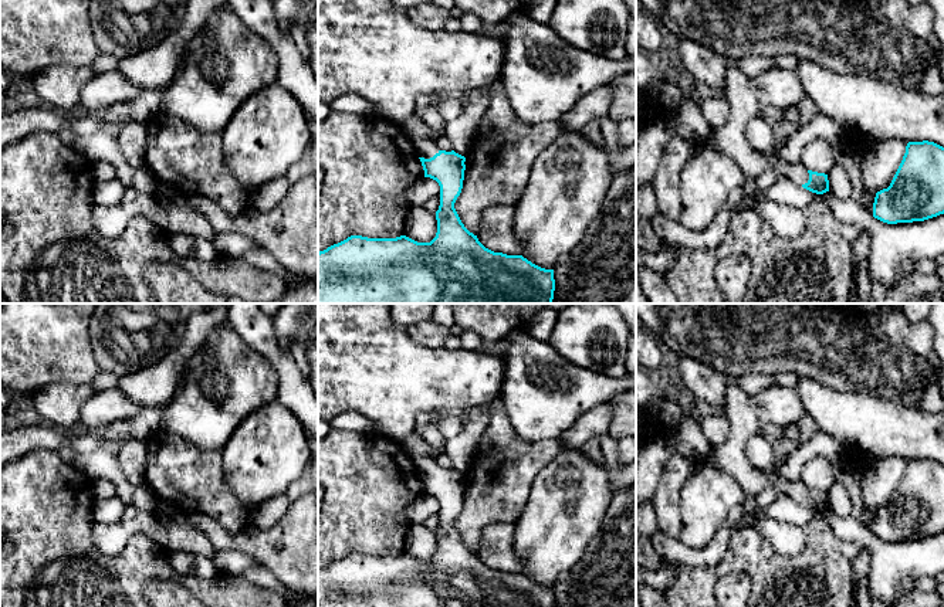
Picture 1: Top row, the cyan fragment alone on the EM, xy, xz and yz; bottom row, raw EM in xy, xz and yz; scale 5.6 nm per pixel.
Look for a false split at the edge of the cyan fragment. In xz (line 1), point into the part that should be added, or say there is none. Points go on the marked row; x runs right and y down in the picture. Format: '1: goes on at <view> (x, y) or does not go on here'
1: goes on at xz (425, 148)

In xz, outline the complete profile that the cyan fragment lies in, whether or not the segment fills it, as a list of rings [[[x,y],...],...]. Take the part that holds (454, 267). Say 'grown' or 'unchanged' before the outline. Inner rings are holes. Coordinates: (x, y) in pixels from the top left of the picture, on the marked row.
grown; [[[424,138],[412,139],[422,162],[424,177],[440,186],[436,211],[437,233],[430,243],[417,243],[406,235],[368,238],[351,235],[318,252],[318,304],[552,304],[554,269],[541,268],[522,255],[507,255],[485,248],[461,223],[454,203],[461,193],[466,157],[454,150],[440,150]]]

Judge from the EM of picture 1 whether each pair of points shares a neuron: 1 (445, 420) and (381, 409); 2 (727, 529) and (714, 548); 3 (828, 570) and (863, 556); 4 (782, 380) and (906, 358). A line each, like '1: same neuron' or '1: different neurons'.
1: different neurons
2: same neuron
3: different neurons
4: different neurons

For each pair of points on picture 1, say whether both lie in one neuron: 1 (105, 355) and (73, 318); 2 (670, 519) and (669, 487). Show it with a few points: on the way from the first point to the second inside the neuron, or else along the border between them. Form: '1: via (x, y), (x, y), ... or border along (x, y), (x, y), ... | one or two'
1: border along (90, 318), (90, 343), (100, 368) | two
2: via (669, 511), (669, 495) | one

